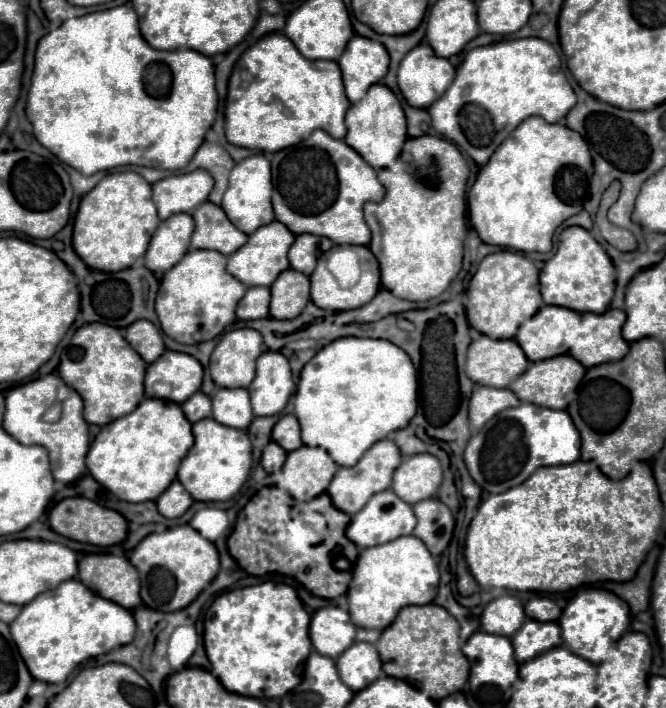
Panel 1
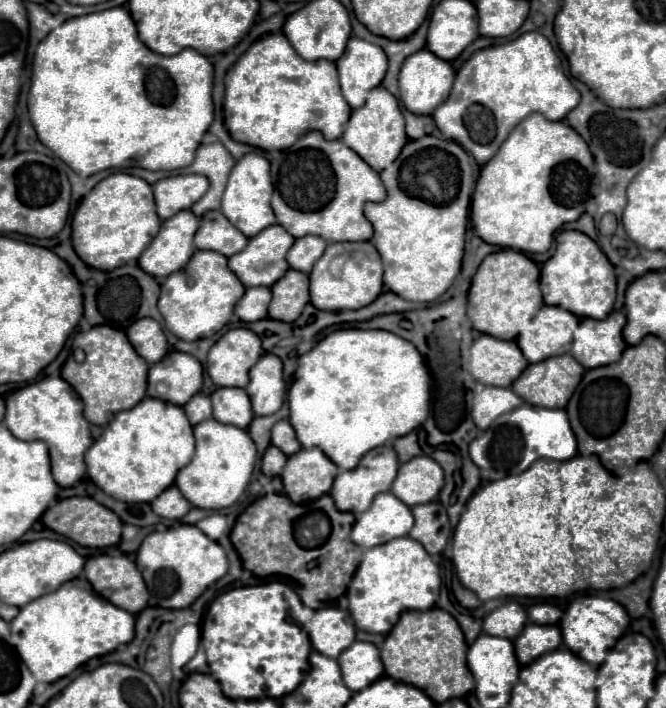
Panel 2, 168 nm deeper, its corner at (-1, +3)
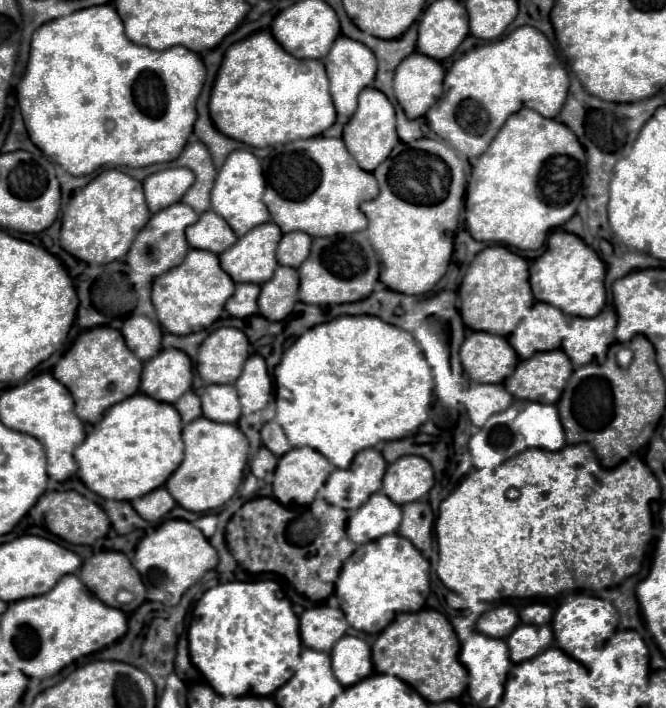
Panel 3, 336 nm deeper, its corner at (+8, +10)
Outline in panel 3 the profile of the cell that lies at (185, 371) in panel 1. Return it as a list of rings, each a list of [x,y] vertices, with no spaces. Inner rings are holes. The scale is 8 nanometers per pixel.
[[[167,348],[145,362],[141,374],[141,392],[157,398],[159,402],[173,404],[183,392],[191,388],[191,380],[191,358],[177,348]]]

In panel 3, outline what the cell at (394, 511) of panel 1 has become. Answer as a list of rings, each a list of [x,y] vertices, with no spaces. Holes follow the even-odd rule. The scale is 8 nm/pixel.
[[[377,492],[371,498],[351,512],[347,522],[347,536],[353,542],[365,544],[379,536],[393,534],[401,524],[401,508],[395,502],[389,502],[385,494]]]

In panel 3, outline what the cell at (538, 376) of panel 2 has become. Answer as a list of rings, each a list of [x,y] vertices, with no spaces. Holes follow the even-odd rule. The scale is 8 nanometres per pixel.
[[[551,350],[533,354],[533,358],[525,358],[519,362],[517,370],[503,382],[503,386],[519,400],[535,400],[546,404],[555,404],[573,372],[573,364],[569,362],[567,354],[563,350]]]

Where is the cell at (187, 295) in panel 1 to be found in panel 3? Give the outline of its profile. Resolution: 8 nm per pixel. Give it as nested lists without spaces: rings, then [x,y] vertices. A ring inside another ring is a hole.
[[[189,250],[185,262],[155,278],[151,300],[157,310],[159,326],[171,334],[191,334],[208,329],[216,322],[223,312],[223,306],[229,296],[233,296],[235,282],[221,270],[217,254],[209,250]]]

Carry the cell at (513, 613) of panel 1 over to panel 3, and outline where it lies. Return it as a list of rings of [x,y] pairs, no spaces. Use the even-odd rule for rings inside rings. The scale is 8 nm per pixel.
[[[501,603],[481,614],[481,618],[477,620],[477,630],[487,636],[505,640],[517,624],[519,624],[517,610],[509,603]]]

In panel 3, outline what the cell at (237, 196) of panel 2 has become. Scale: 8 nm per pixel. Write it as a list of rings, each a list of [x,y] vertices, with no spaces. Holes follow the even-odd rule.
[[[235,150],[221,166],[217,174],[217,182],[213,184],[211,210],[221,214],[221,218],[229,222],[229,226],[235,230],[237,236],[243,236],[251,228],[269,220],[267,206],[263,204],[263,192],[265,192],[265,178],[259,160],[247,150]]]

